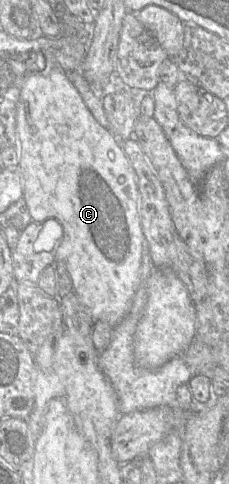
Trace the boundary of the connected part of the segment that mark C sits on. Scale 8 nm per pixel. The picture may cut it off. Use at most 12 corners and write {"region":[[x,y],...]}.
{"region":[[54,66],[16,110],[33,222],[115,328],[141,285],[135,170]]}

